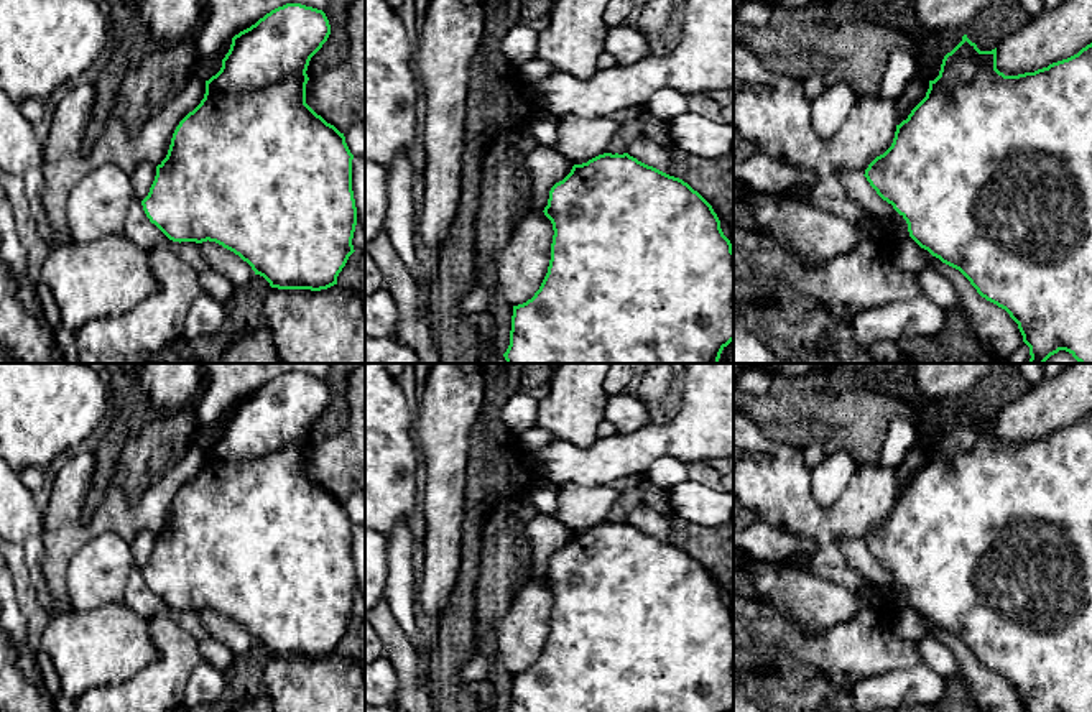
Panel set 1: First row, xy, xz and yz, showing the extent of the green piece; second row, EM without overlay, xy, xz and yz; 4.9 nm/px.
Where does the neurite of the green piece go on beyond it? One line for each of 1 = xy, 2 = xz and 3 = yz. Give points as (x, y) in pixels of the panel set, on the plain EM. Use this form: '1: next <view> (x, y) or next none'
1: next none
2: next none
3: next none

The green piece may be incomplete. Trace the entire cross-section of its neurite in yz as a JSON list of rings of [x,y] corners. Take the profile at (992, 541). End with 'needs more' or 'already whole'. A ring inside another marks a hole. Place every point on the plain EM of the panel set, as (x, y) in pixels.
[[[967,403],[944,424],[926,465],[896,493],[891,515],[865,538],[877,562],[906,589],[909,605],[942,631],[959,638],[977,661],[1005,677],[1018,692],[1025,712],[1092,712],[1092,411],[1048,436],[1018,444],[997,437],[997,416],[980,419]]] | already whole

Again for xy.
[[[286,372],[232,406],[220,439],[206,449],[201,472],[176,495],[143,579],[173,610],[215,610],[247,630],[271,656],[321,659],[337,653],[352,613],[357,576],[352,528],[344,502],[306,472],[306,439],[331,403],[322,378]]] | already whole

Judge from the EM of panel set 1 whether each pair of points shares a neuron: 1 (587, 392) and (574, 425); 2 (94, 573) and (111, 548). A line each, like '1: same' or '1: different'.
1: same
2: same

